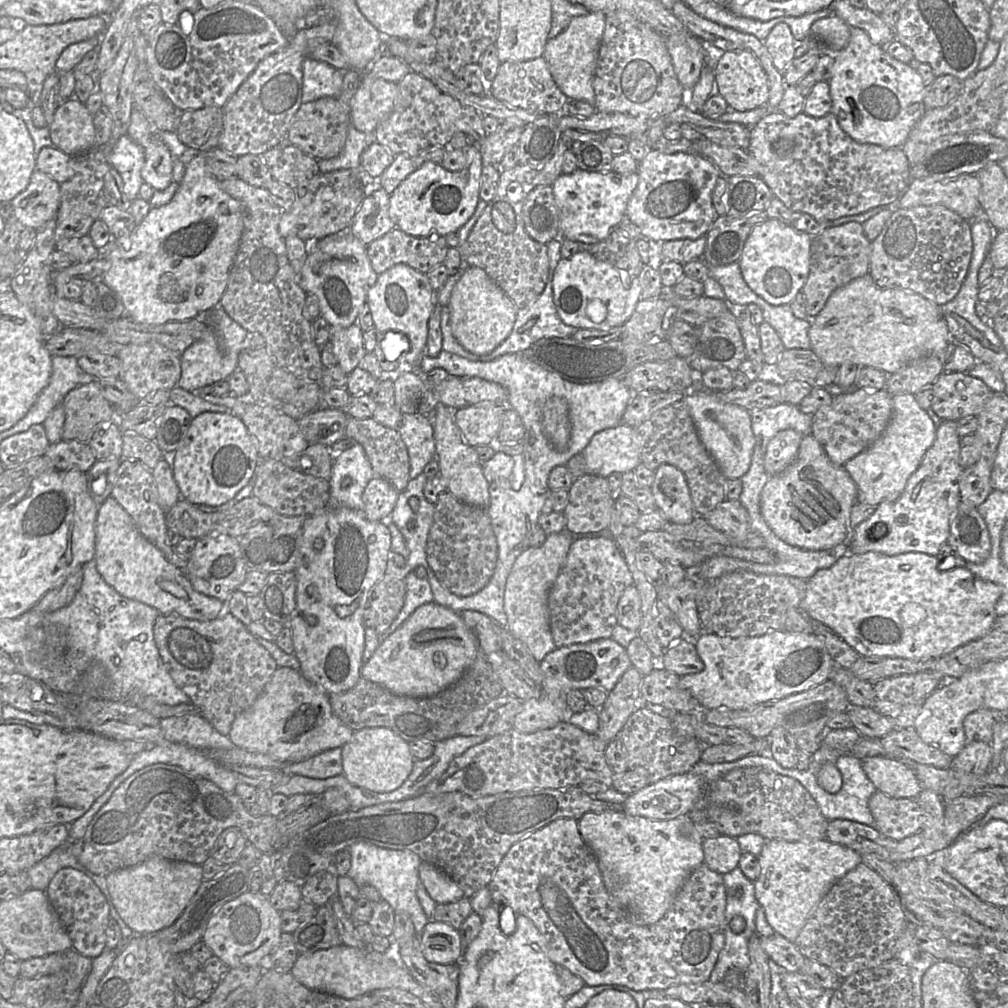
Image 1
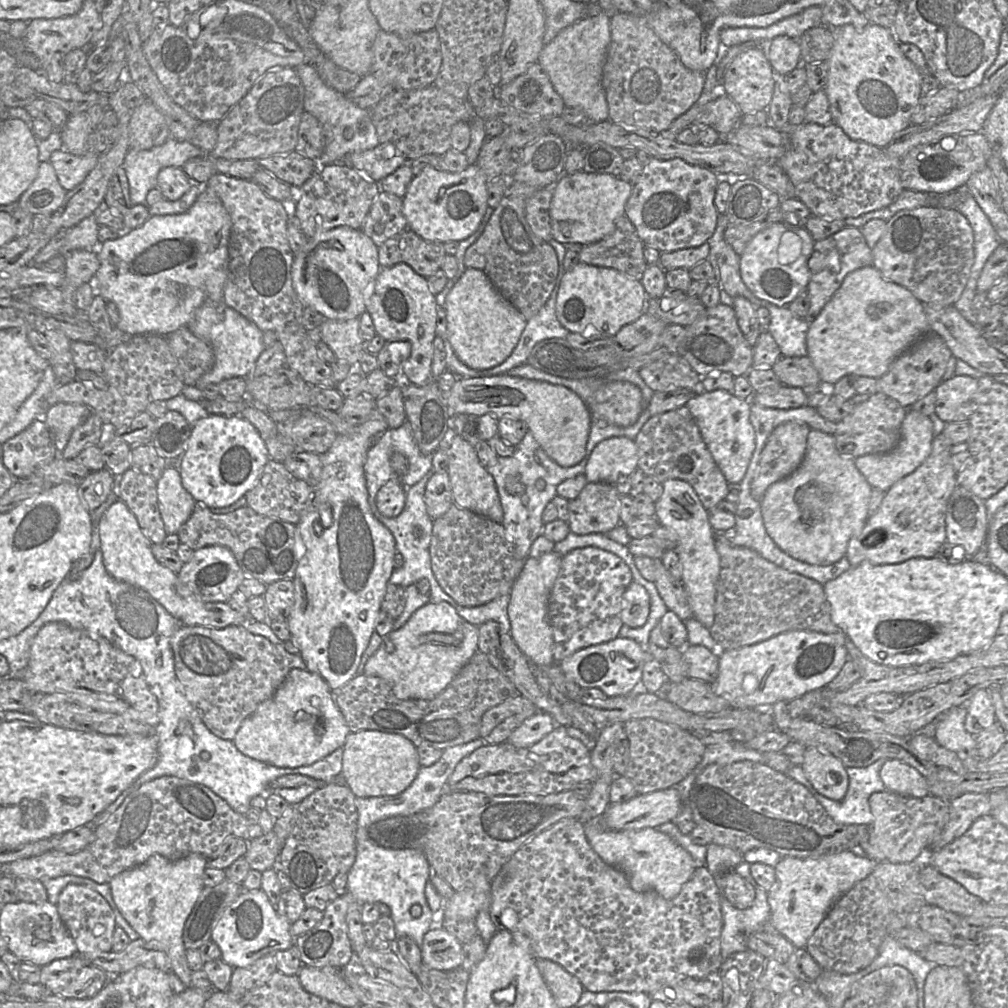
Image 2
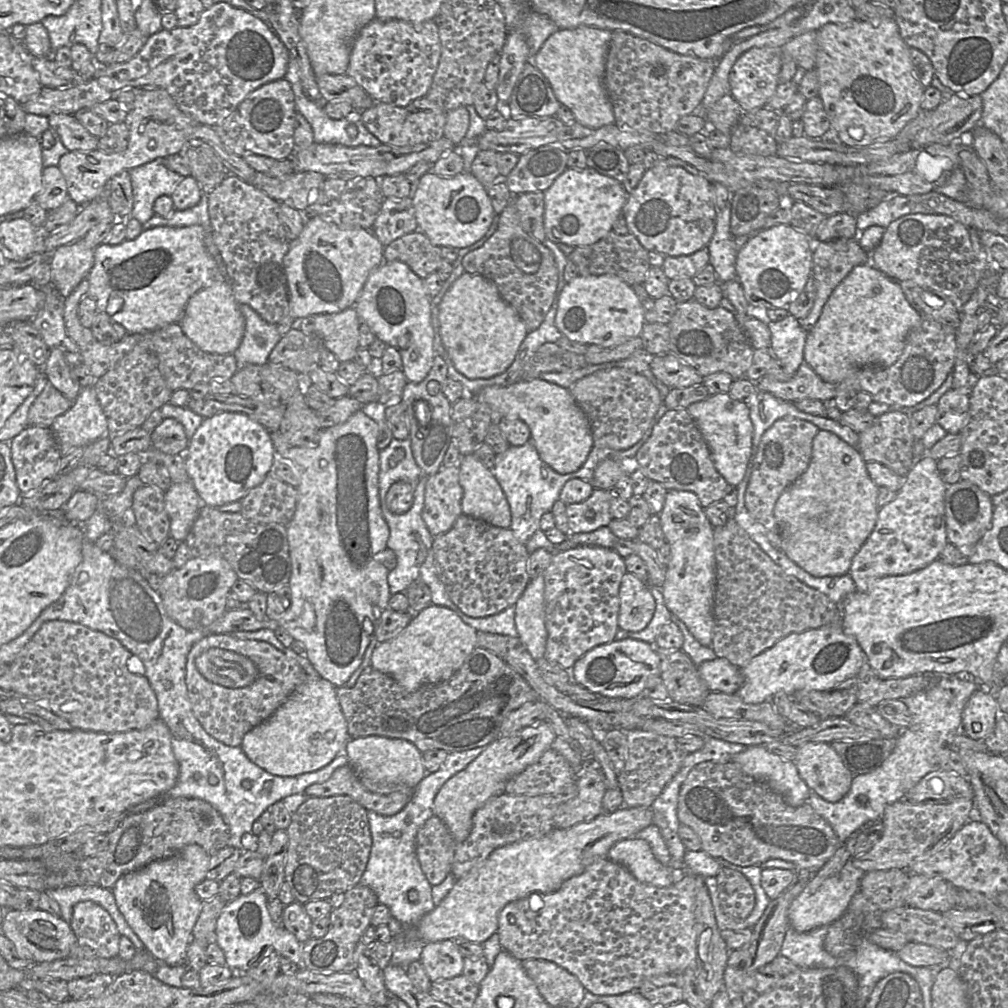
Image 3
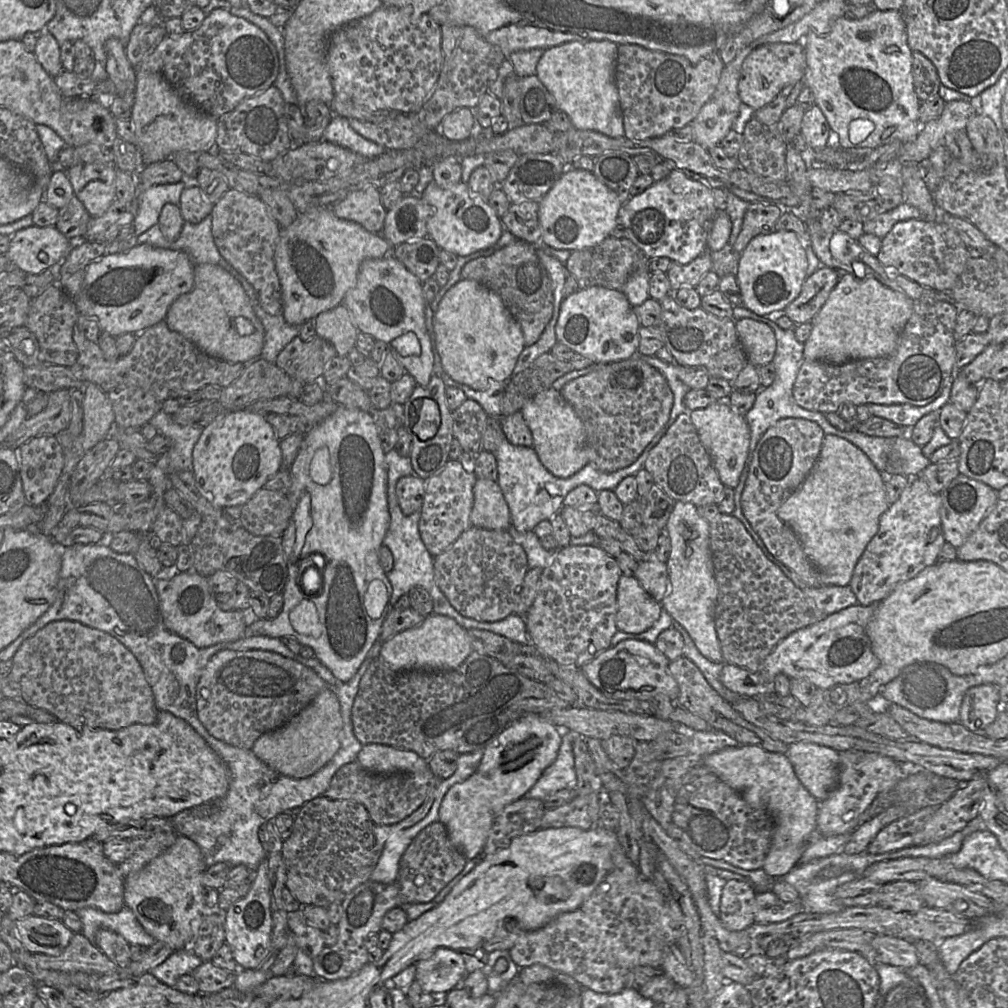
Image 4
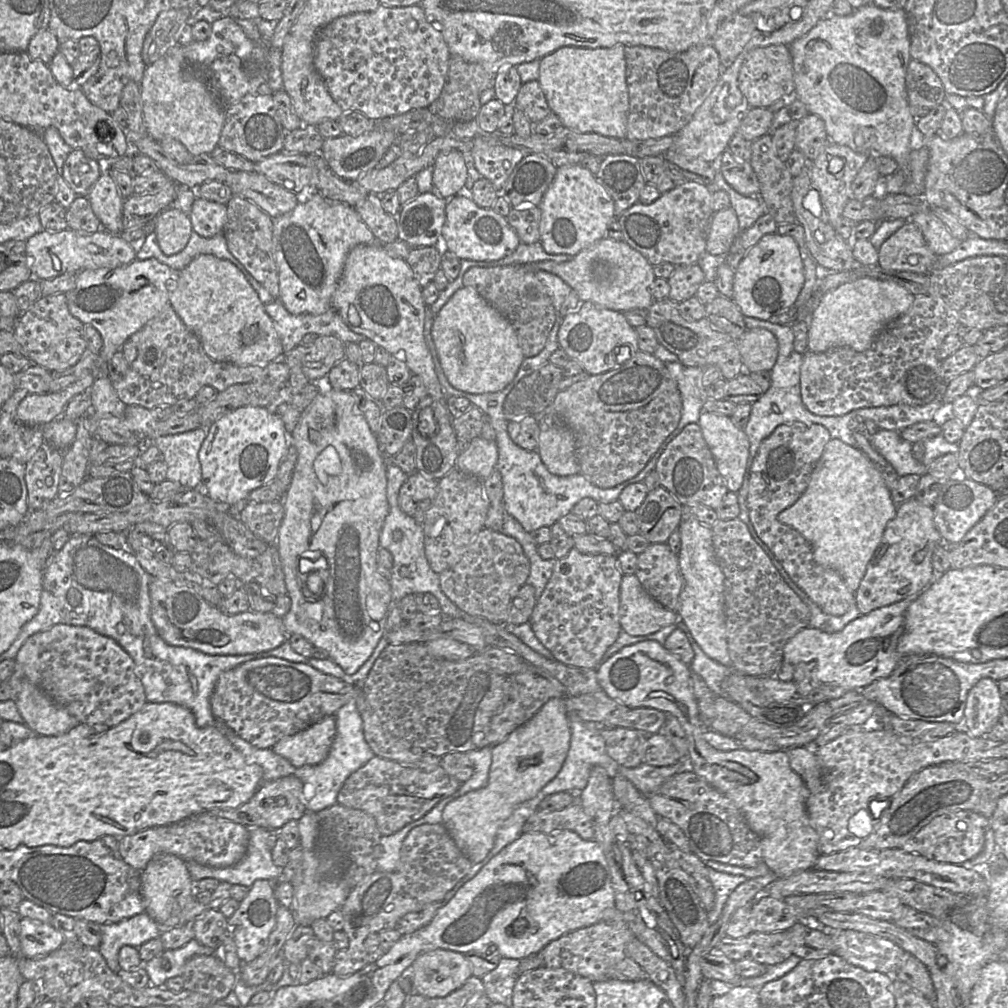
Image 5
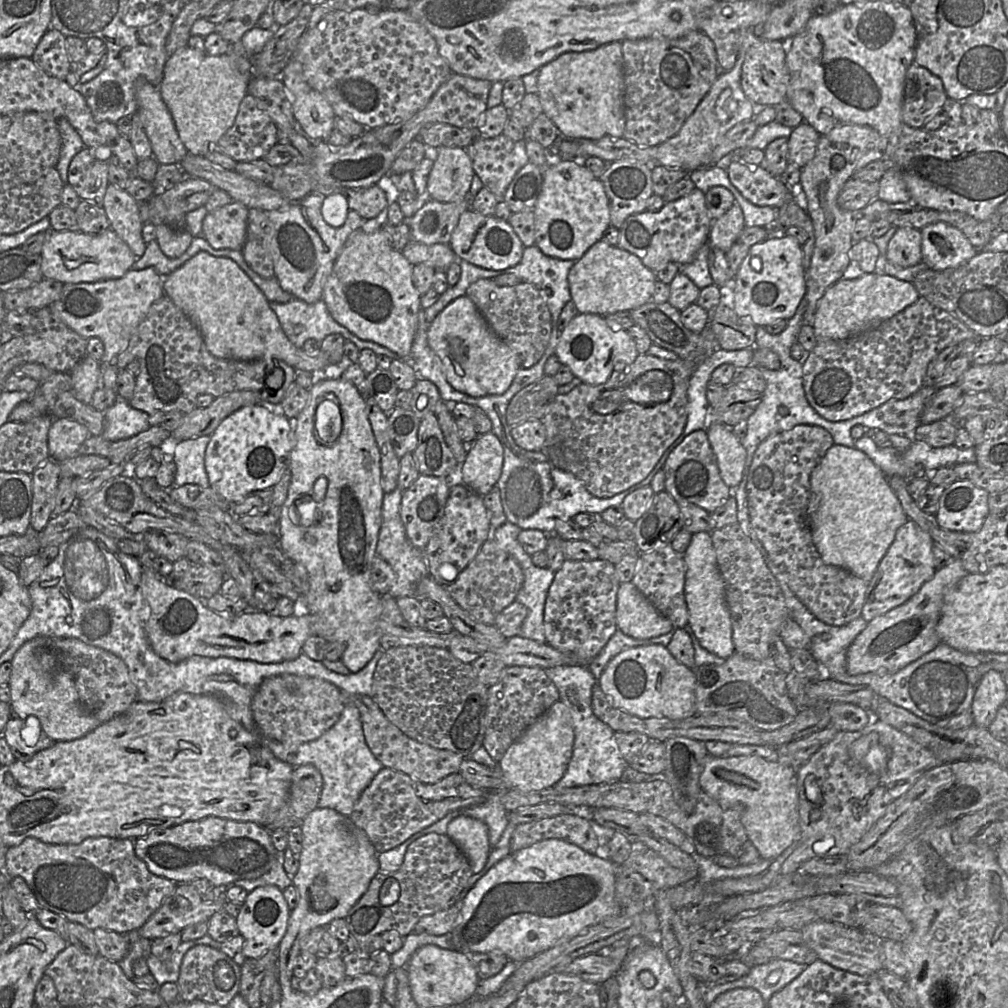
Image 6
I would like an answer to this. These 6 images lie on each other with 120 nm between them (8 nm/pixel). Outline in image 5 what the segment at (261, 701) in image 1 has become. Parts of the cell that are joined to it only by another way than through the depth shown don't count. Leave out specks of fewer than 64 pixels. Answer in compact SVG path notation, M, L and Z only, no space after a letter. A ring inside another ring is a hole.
M327 716L273 745L272 750L295 767L316 765L328 755L336 735L336 717Z

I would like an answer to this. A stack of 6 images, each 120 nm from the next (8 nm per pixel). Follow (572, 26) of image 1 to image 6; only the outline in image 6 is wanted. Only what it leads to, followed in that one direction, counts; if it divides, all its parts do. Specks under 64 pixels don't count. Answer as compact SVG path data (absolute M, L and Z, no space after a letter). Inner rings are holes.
M612 42L595 50L560 55L540 68L537 94L543 113L556 125L562 138L622 137L625 104L621 43Z

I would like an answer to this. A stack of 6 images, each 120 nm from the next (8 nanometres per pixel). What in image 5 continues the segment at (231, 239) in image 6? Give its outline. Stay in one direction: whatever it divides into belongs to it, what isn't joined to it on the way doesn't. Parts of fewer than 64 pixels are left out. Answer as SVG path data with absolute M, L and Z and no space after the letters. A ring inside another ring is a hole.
M197 196L189 218L193 231L204 238L211 238L222 233L227 221L227 208L226 205Z

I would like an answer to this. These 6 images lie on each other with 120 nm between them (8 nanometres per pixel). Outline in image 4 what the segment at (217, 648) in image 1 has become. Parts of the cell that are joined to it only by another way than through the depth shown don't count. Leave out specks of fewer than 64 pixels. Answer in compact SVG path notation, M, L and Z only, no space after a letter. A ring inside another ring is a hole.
M224 649L212 656L197 684L198 718L215 738L232 746L251 749L261 735L285 725L328 686L314 670L295 659L266 650Z

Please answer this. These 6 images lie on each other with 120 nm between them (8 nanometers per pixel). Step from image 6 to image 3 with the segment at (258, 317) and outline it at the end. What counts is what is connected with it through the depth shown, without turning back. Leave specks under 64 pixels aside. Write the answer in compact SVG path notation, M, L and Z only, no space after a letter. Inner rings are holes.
M224 280L216 281L189 299L178 324L183 333L204 352L233 355L241 343L245 330L245 318L239 307L230 283Z

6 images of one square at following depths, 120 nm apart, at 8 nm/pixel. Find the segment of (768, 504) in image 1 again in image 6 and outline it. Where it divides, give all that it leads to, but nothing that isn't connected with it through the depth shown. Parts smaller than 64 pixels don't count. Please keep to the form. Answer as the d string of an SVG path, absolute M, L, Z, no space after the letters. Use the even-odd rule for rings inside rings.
M833 444L810 477L810 497L806 512L813 543L826 565L844 569L869 582L885 556L896 532L909 518L889 485L886 474L859 449Z

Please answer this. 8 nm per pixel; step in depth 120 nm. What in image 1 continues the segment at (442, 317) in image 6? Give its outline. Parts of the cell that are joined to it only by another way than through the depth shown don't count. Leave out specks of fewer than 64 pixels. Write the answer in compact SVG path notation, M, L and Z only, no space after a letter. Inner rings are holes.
M477 266L469 267L456 284L449 309L453 336L475 355L490 354L501 345L511 334L519 311L507 294Z

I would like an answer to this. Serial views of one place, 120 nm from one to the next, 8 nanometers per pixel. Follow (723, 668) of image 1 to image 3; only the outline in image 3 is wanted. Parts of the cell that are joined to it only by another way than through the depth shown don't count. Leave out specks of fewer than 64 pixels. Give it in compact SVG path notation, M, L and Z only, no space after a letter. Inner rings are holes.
M839 625L791 633L755 656L747 666L740 668L744 682L735 694L745 703L757 704L770 701L779 692L793 696L798 690L829 691L846 679L857 676L864 661L868 661L867 656L855 638L846 635Z

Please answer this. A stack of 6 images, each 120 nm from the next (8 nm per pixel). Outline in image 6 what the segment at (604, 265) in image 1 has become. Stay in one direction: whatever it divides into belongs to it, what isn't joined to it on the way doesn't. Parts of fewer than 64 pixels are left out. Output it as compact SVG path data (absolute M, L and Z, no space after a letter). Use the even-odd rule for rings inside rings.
M579 313L565 327L559 336L555 354L576 378L589 385L607 382L614 371L623 370L639 356L635 342L627 330L604 316L586 313Z

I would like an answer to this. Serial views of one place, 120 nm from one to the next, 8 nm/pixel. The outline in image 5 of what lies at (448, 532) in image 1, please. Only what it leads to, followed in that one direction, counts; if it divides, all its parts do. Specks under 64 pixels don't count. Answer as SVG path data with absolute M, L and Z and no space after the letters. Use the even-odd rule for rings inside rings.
M488 528L482 529L460 561L439 574L442 592L463 612L483 617L493 624L504 624L510 603L530 575L530 561L513 537Z

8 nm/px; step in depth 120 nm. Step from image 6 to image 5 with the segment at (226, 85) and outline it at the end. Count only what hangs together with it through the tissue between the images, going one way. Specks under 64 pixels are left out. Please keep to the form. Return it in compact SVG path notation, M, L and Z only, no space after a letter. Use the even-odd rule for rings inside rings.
M182 45L172 47L164 57L146 67L140 94L147 134L155 141L173 138L183 144L193 157L211 154L218 147L226 108L209 85L193 69L187 69Z

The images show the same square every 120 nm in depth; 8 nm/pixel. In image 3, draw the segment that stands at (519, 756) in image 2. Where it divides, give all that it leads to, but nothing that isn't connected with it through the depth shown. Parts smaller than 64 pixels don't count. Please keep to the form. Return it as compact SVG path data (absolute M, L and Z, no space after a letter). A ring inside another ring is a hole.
M552 748L506 784L509 795L554 795L566 785L576 782L577 774L568 761Z

